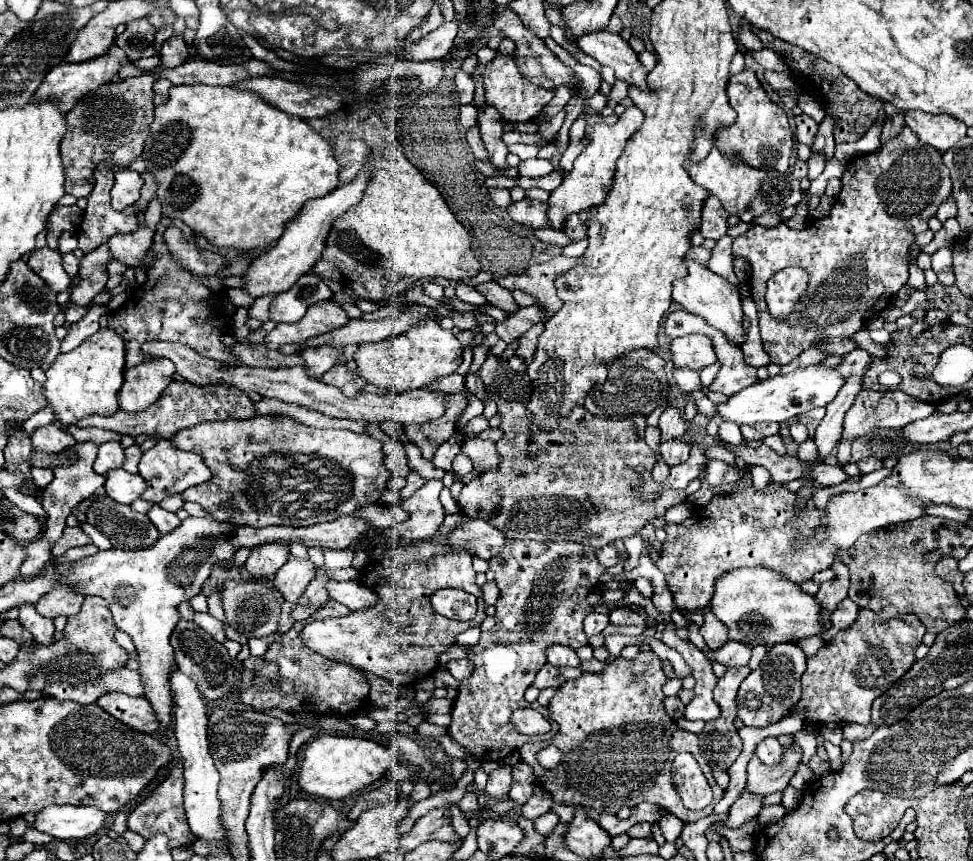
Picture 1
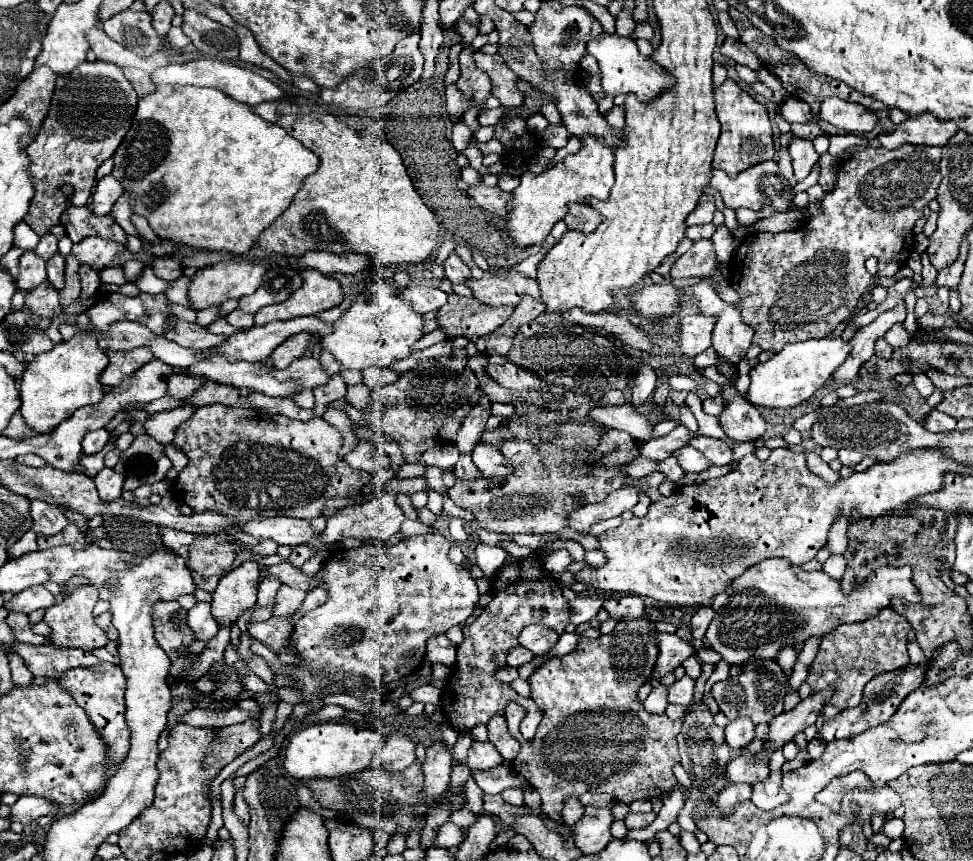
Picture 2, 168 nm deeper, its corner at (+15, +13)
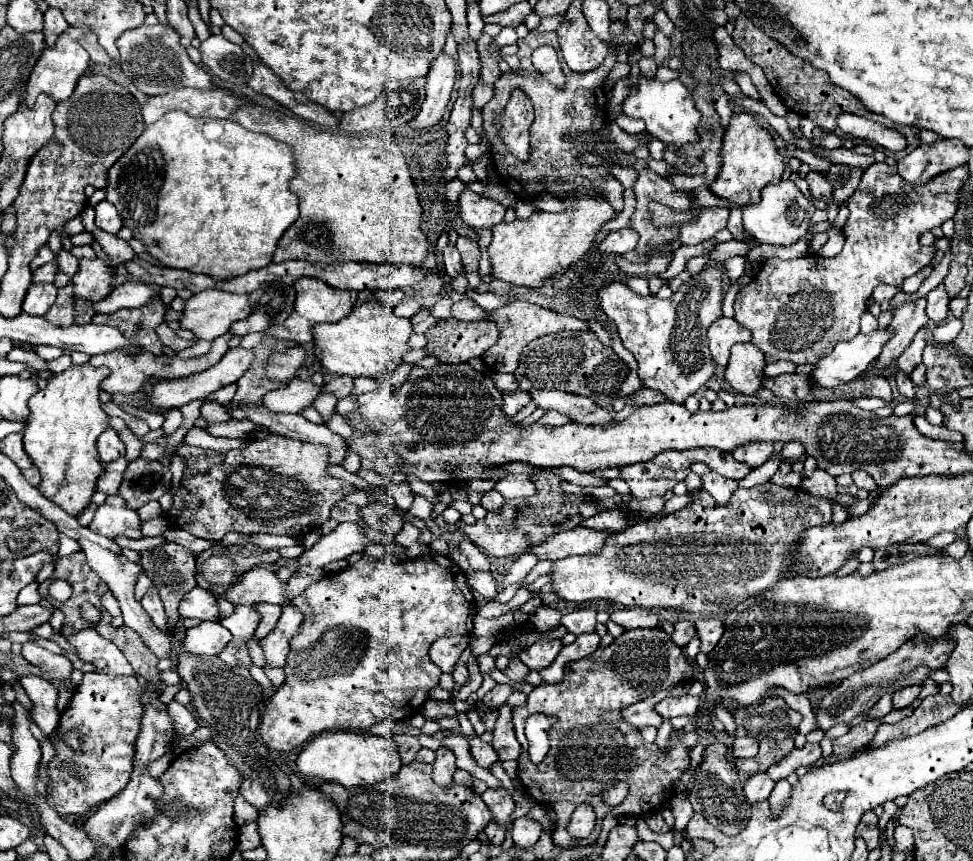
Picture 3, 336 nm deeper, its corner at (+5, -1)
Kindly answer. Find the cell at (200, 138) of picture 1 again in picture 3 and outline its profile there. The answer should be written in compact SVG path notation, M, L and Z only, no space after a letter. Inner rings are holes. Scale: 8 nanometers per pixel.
M170 111L162 119L152 123L148 129L144 129L144 133L134 141L134 145L110 167L106 179L106 199L118 209L122 225L132 229L134 239L140 239L146 245L148 255L154 257L160 265L170 269L186 269L192 273L206 273L218 281L228 281L238 275L244 275L246 271L266 267L272 261L278 239L298 219L298 197L288 189L292 177L294 177L294 157L292 149L286 143L278 143L268 135L252 133L240 127L238 123L232 123L230 119L194 119L184 111Z

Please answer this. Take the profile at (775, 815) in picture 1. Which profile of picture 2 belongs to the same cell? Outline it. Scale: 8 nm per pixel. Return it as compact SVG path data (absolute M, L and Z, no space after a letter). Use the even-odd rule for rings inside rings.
M774 771L770 773L764 781L752 785L752 797L750 801L762 809L762 811L770 811L774 809L776 805L782 805L786 803L788 795L782 791L780 787L780 779L782 779L782 771Z

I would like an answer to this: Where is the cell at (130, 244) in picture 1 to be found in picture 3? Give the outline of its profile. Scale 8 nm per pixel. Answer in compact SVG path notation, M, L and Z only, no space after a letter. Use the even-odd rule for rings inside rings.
M100 257L82 259L80 269L72 279L74 299L100 301L112 291L112 283L114 283L114 277L104 259Z

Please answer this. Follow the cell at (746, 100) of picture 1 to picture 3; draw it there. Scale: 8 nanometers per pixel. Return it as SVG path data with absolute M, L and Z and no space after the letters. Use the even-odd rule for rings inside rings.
M738 113L732 117L730 127L724 135L724 147L722 147L722 167L718 171L718 179L710 185L710 191L726 199L732 207L746 207L752 203L758 203L762 187L770 183L780 183L784 173L784 157L778 153L772 135L762 129L756 119L748 113Z

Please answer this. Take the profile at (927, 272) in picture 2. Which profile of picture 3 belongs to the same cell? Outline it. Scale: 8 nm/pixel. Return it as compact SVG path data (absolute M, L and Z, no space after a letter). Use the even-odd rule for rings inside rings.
M938 285L934 291L928 293L926 297L928 305L926 305L926 313L934 323L942 323L948 317L948 293L944 291L944 285Z

